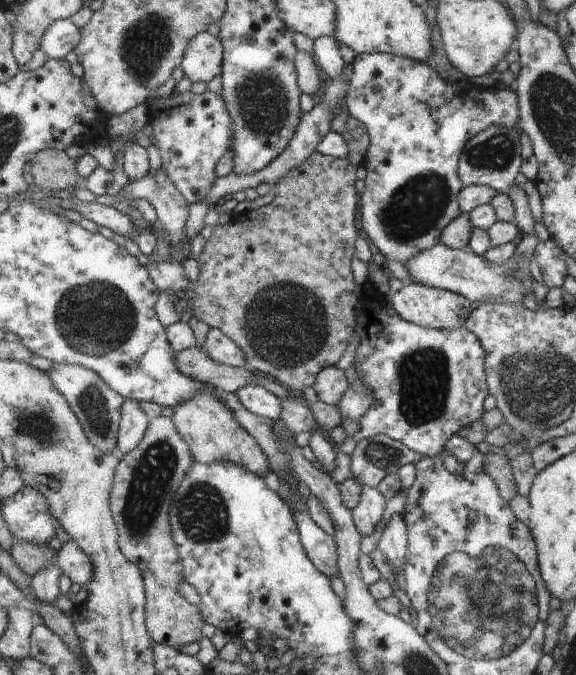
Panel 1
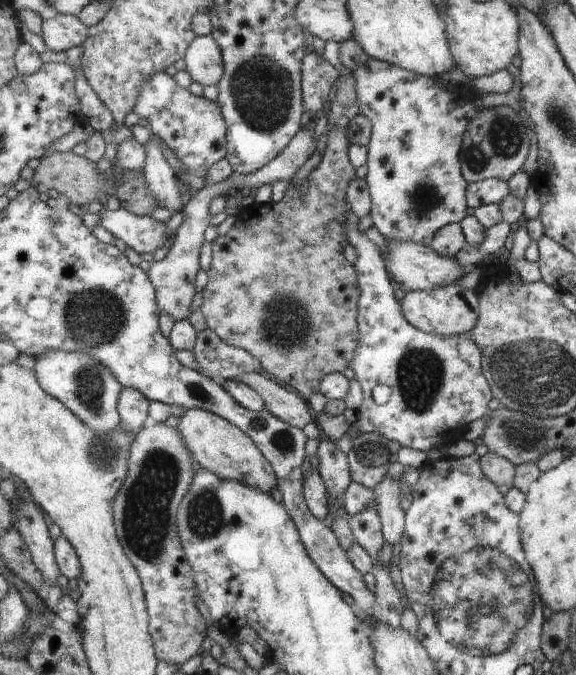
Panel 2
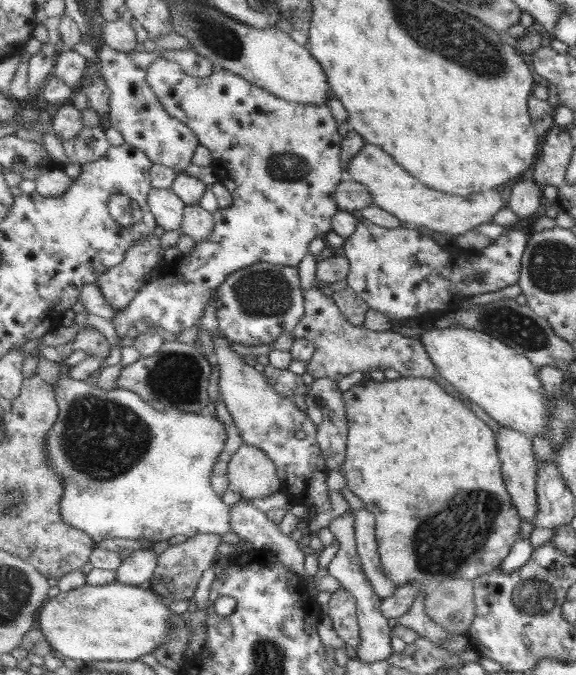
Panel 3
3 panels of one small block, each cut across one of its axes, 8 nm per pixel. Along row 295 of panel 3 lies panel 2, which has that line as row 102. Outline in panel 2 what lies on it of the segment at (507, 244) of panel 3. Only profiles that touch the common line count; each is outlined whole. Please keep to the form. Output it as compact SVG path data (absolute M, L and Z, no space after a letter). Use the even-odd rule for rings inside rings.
M371 57L363 64L354 70L352 76L356 83L356 92L358 95L358 102L360 105L360 114L365 115L372 125L372 140L368 145L368 174L365 180L370 189L370 196L372 199L372 208L370 211L373 222L372 227L375 228L389 243L407 242L421 244L422 246L431 247L431 242L436 238L445 226L452 223L462 223L471 211L468 206L468 182L463 177L462 165L460 155L462 152L462 145L465 134L468 133L469 126L472 121L482 114L484 108L479 108L471 98L463 96L459 90L443 88L435 77L416 74L408 69L400 68L392 63L381 61Z

